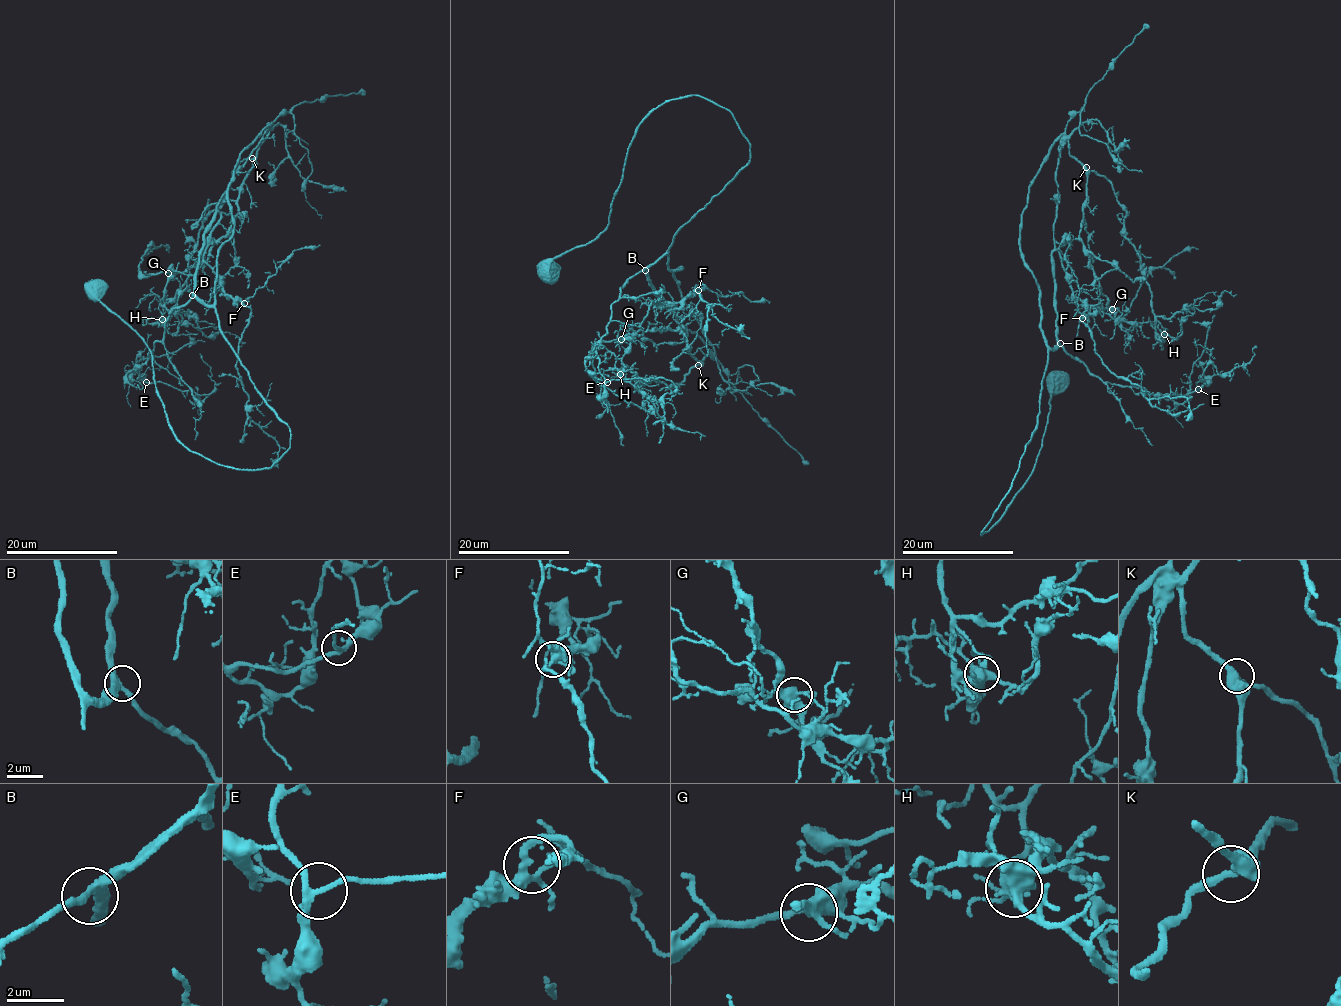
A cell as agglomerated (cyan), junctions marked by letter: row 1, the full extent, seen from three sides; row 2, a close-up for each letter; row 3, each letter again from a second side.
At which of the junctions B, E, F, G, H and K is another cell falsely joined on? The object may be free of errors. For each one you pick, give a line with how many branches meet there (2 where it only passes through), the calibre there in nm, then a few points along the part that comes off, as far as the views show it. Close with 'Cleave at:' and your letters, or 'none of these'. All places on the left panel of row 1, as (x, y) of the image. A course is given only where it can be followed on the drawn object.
Cleave at: none of these

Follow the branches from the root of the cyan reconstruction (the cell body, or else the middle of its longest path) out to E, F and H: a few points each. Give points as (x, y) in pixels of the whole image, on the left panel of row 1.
E: (98, 290), (151, 352), (180, 443), (247, 470), (289, 448), (196, 299), (136, 367), (146, 382)
F: (98, 290), (151, 352), (177, 441), (249, 470), (290, 432), (195, 294), (219, 211), (204, 260), (244, 303)
H: (98, 290), (151, 352), (177, 441), (272, 466), (289, 426), (195, 294), (219, 211), (163, 319)

